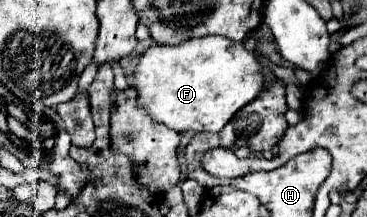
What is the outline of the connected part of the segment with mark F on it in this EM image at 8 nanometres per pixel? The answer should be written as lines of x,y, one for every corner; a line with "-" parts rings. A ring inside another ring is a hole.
219,35
203,39
187,39
181,45
153,43
141,57
133,75
133,87
137,91
137,107
151,115
157,123
167,125
173,131
207,131
217,133
225,127
235,111
253,101
263,89
263,71
253,51
247,51
241,41
231,41

